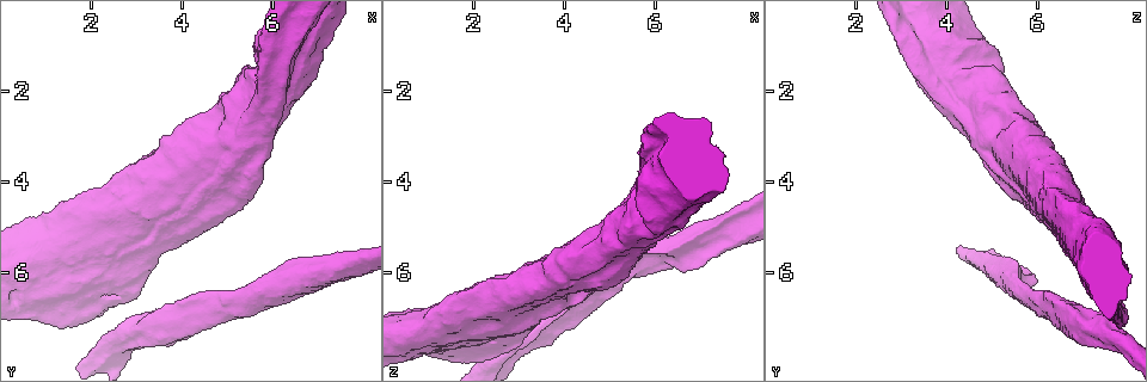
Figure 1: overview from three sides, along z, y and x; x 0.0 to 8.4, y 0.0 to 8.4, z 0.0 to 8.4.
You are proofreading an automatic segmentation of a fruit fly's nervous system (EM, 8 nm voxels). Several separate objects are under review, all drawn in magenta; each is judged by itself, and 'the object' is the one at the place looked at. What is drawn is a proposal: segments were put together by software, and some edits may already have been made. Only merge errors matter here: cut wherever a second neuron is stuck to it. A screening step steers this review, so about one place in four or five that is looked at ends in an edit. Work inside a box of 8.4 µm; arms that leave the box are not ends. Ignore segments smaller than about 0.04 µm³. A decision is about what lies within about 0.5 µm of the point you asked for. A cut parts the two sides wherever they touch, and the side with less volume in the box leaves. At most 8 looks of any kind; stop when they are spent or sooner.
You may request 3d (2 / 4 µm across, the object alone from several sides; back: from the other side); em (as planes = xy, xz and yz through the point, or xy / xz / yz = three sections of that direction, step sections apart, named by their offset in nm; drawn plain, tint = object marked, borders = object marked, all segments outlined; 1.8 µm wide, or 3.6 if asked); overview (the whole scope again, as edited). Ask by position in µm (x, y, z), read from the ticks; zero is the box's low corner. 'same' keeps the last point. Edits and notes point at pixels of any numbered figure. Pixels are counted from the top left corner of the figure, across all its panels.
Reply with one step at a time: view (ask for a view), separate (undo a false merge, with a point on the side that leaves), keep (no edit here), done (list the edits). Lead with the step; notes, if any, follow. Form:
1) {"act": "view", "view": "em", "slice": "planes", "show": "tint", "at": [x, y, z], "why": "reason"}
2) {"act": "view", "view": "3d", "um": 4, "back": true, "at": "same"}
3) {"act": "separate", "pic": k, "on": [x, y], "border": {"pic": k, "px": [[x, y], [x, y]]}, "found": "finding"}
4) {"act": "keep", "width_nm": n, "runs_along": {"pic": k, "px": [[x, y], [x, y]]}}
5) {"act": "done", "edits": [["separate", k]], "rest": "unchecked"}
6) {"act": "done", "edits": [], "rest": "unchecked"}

{"act": "view", "view": "em", "um": 3.6, "slice": "planes", "show": "tint", "at": [6.20, 6.35, 5.55]}

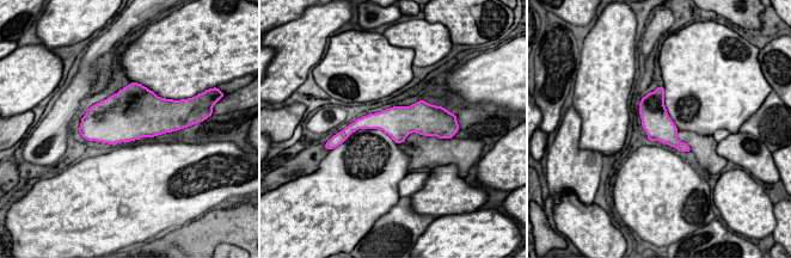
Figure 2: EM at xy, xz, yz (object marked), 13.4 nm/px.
{"act": "keep", "found": "all the same neuron"}

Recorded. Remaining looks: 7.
{"act": "view", "view": "em", "slice": "yz", "step": 8, "show": "plain", "at": [3.25, 7.20, 7.20], "why": "a fork"}

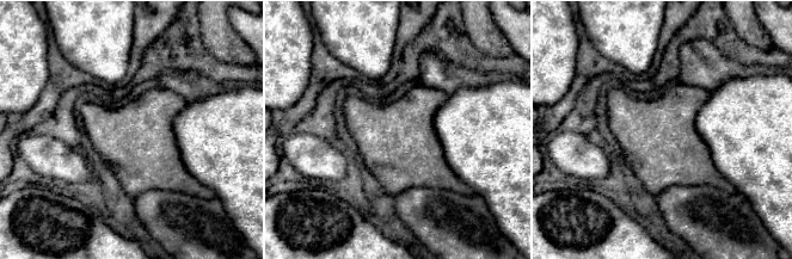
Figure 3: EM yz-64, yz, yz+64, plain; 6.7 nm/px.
{"act": "view", "view": "em", "slice": "yz", "step": 8, "show": "tint", "at": "same", "why": "with the object marked"}

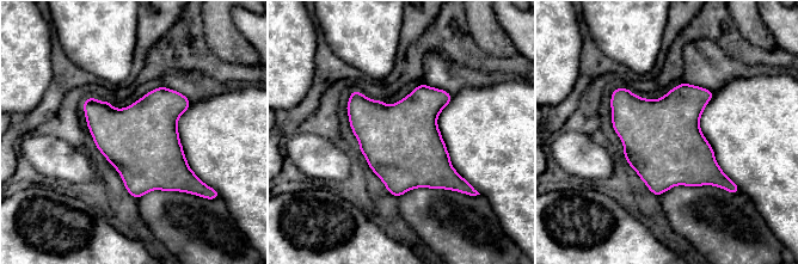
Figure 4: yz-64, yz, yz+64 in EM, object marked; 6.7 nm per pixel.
{"act": "keep", "found": "continuous, no second neuron"}

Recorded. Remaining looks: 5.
{"act": "view", "view": "em", "um": 3.6, "slice": "xz", "step": 8, "show": "tint", "at": [6.25, 0.65, 3.15], "why": "sharp bend"}

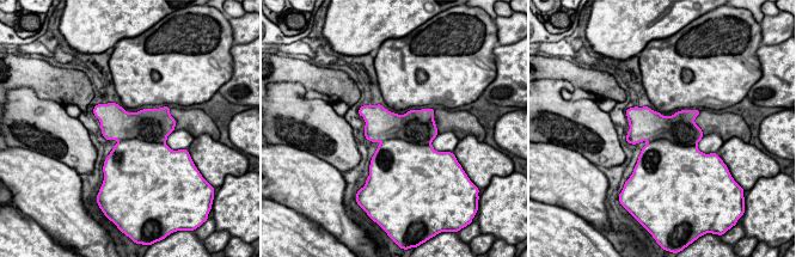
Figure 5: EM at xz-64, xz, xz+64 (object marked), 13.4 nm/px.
{"act": "view", "view": "em", "um": 3.6, "slice": "planes", "show": "tint", "at": "same", "why": "another direction"}

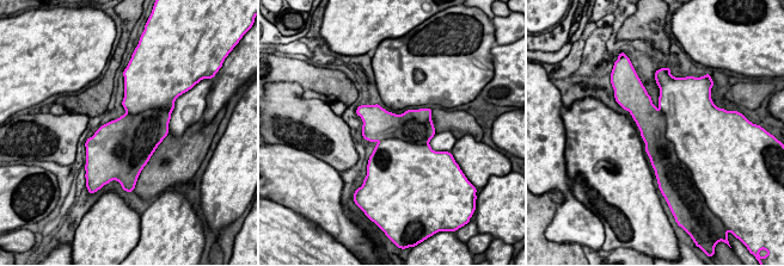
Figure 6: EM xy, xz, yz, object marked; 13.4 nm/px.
{"act": "separate", "pic": 6, "on": [661, 152], "border": {"pic": 6, "px": [[663, 113], [666, 137], [686, 165]]}, "found": "a second neuron is stuck on"}

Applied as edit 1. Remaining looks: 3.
{"act": "done", "edits": [["separate", 6]], "rest": "unchecked"}

